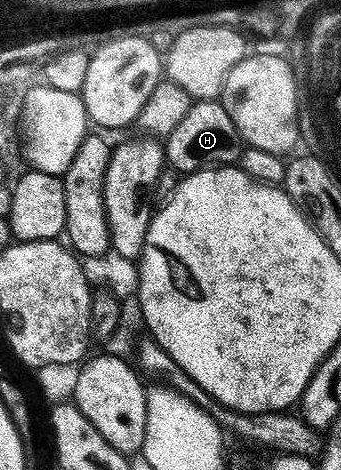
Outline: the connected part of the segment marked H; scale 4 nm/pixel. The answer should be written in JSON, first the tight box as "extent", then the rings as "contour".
{"extent":[164,100,243,174],"contour":[[[206,100],[194,103],[183,122],[164,141],[168,167],[180,174],[204,172],[207,168],[228,168],[240,165],[243,141],[235,122],[221,102]]]}

